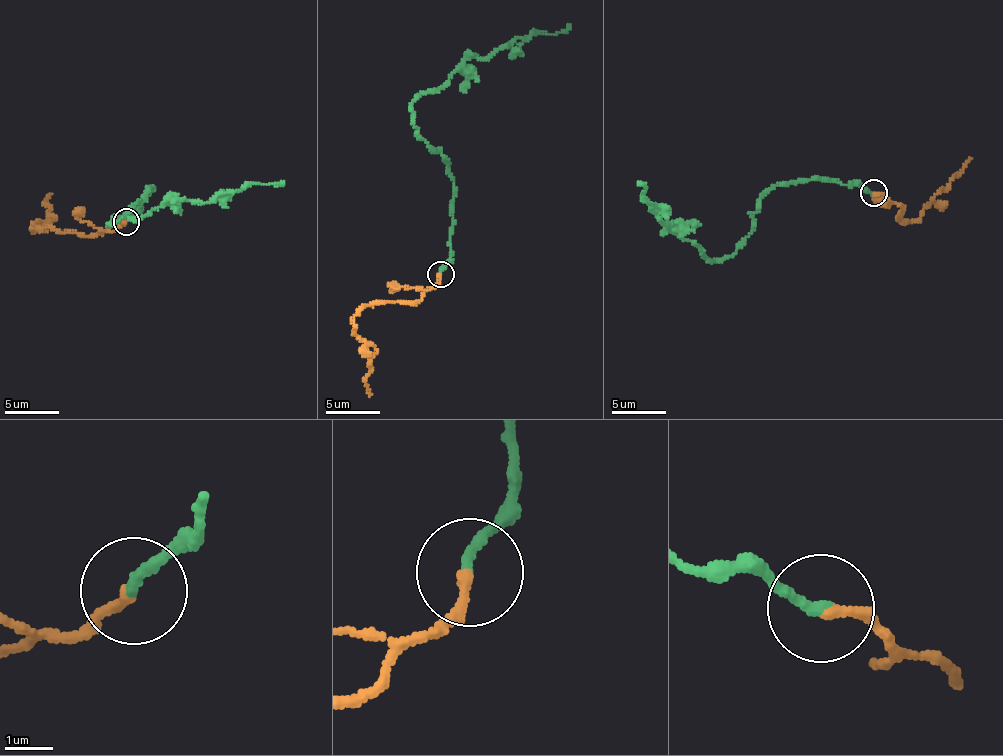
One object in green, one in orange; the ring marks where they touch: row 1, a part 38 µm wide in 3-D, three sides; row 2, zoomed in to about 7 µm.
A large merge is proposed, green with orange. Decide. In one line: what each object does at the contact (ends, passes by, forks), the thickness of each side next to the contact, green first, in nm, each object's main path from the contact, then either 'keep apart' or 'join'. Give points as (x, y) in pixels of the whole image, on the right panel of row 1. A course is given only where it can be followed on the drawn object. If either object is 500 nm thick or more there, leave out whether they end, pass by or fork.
green ends; orange ends; calibres 220 and 240 nm; course green (874, 192), (777, 182), (739, 247), (714, 258), (668, 230), (638, 184); course orange (874, 192), (902, 209), (897, 220), (918, 220), (927, 204), (972, 158); join

